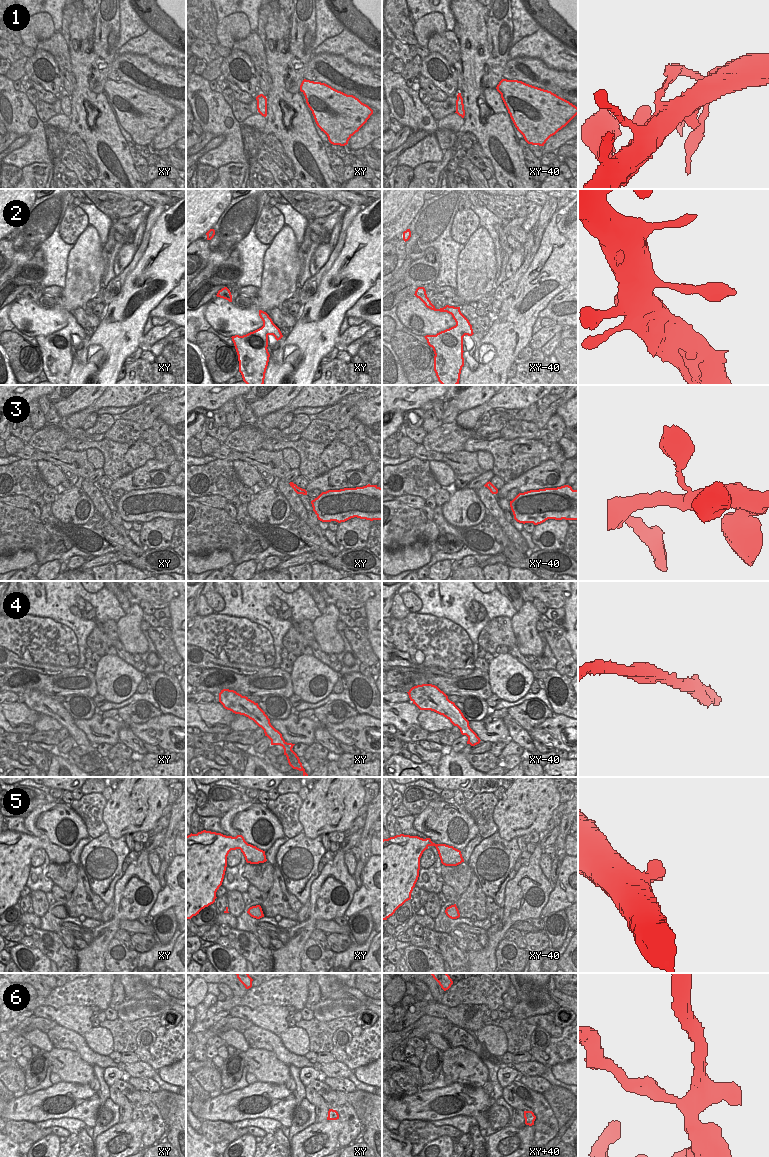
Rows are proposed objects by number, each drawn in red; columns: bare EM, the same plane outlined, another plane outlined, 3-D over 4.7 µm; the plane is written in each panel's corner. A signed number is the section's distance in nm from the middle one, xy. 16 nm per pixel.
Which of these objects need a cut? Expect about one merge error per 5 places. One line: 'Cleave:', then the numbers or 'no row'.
Cleave: no row

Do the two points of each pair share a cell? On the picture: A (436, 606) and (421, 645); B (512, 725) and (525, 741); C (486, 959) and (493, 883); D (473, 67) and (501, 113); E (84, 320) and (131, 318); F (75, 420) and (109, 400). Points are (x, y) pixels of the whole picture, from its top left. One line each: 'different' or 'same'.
A: different
B: same
C: different
D: same
E: different
F: same

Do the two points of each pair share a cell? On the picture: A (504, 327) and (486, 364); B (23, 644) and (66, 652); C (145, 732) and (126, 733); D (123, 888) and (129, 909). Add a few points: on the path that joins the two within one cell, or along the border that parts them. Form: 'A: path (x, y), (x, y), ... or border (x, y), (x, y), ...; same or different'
A: path (504, 336), (503, 342), (493, 355); same
B: path (34, 644), (55, 644); same
C: border (127, 725), (144, 742); different
D: path (128, 893), (129, 904); same

